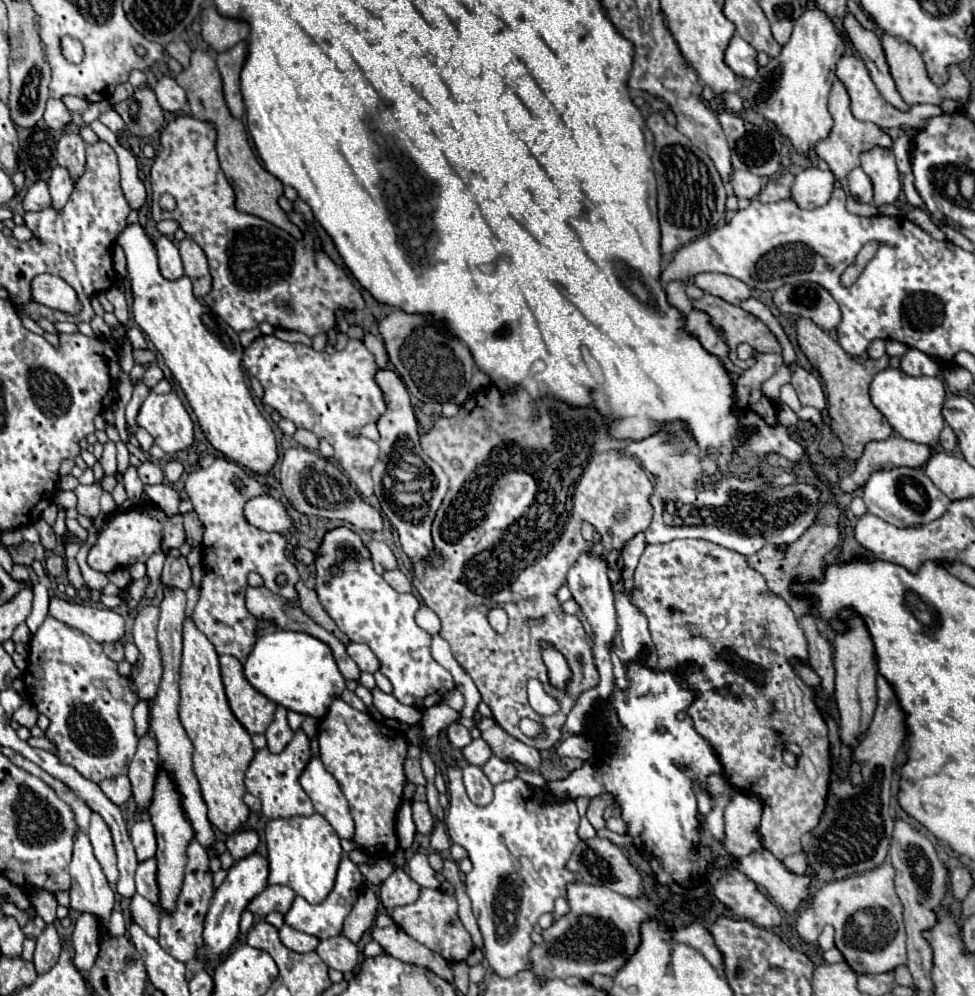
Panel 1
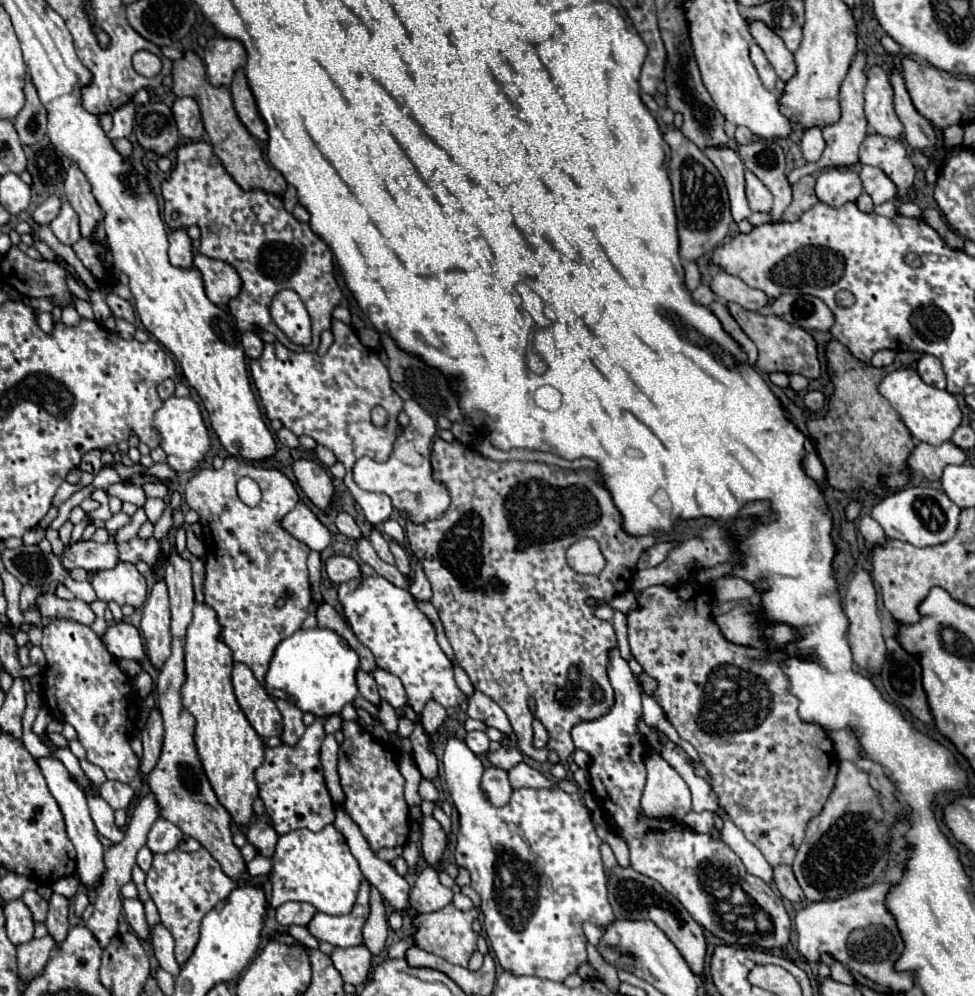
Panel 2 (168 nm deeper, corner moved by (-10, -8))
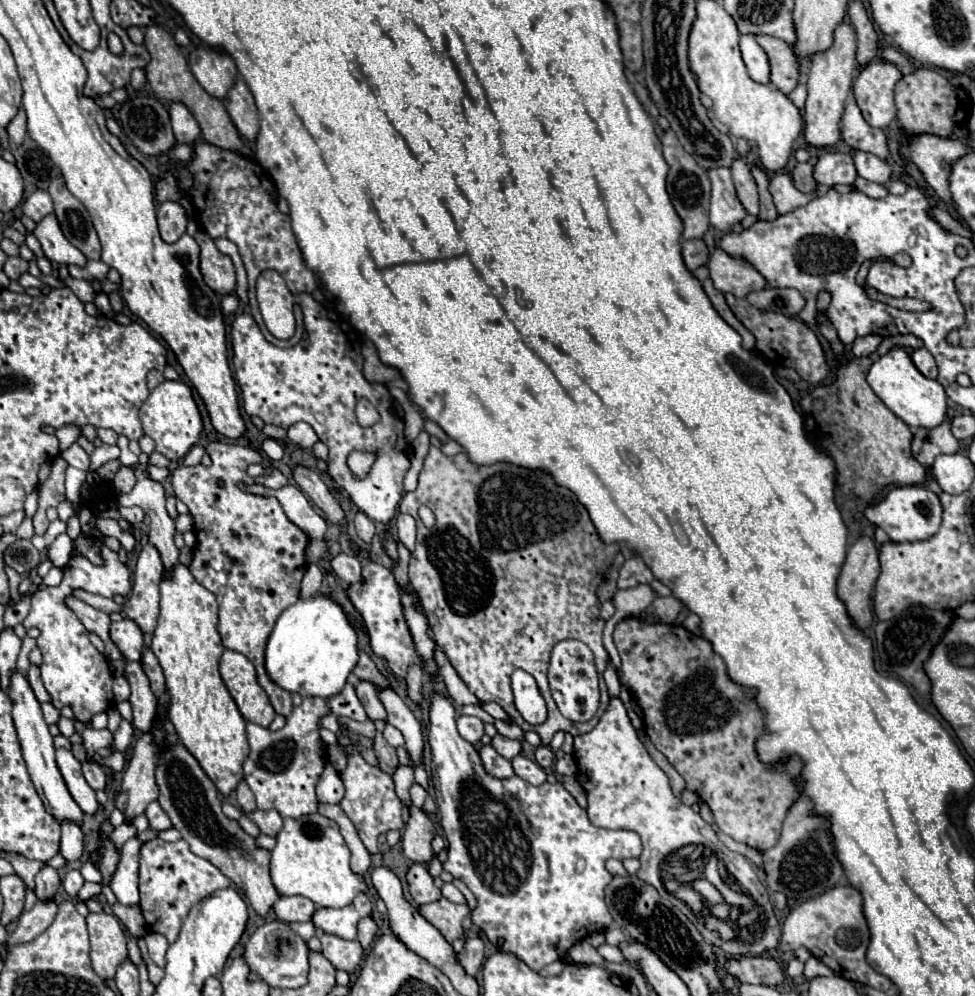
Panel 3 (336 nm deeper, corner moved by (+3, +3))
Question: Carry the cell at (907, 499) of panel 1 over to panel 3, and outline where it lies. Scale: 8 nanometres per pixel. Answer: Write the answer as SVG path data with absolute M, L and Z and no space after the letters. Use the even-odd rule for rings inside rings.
M902 485L888 491L888 495L866 507L866 519L876 527L884 529L896 543L900 541L922 541L932 537L942 523L942 505L936 493L922 485Z

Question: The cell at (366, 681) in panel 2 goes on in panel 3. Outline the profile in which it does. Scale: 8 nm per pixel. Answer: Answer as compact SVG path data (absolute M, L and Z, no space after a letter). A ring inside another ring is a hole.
M360 679L358 685L356 685L356 695L358 695L360 703L364 705L368 717L372 721L374 719L386 719L386 709L382 707L382 703L380 703L380 699L378 699L378 695L376 695L376 691L374 691L374 687L372 687L370 681Z

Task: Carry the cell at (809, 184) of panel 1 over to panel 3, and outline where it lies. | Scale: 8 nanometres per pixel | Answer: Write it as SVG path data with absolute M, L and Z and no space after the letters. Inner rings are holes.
M826 153L814 165L814 181L820 185L852 185L856 179L856 169L852 155L846 153Z

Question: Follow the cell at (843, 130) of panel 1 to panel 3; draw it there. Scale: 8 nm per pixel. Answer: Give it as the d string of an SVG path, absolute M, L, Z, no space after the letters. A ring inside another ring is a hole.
M848 23L836 27L834 45L826 53L812 57L808 77L808 99L804 107L804 137L814 147L832 147L840 139L840 119L850 99L852 81L856 77L856 35Z

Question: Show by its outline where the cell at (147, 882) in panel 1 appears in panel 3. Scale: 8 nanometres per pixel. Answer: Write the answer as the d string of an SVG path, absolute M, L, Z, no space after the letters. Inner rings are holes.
M160 837L146 841L140 849L140 907L150 931L162 933L168 943L174 943L188 909L212 895L218 889L230 885L230 879L214 867L210 861L194 855L184 839L166 843Z

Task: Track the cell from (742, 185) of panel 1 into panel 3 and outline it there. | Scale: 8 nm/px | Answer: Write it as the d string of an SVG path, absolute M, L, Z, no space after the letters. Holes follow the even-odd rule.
M736 157L732 161L732 179L736 185L736 193L738 199L742 201L744 209L752 215L758 215L758 189L756 189L756 181L750 173L750 167L744 163L742 157Z

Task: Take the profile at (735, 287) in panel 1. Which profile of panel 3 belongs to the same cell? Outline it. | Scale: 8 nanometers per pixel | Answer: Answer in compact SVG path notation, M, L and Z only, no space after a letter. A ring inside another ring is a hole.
M716 249L708 261L710 279L714 287L722 293L732 293L734 297L746 297L752 291L766 287L764 277L744 259L732 259L722 249Z

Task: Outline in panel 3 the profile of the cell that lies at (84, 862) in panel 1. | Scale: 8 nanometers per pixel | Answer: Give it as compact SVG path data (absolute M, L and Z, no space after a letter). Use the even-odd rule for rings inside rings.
M18 671L14 673L12 677L12 685L10 685L10 691L8 691L8 697L12 699L14 703L14 709L12 709L12 717L14 717L14 725L16 725L16 731L18 731L18 737L20 737L20 745L22 745L22 755L24 755L24 761L26 761L26 767L28 767L28 775L46 807L46 811L50 815L54 815L58 819L58 823L64 823L64 821L70 821L74 825L82 825L82 819L84 819L84 813L80 813L80 807L76 805L76 801L72 801L72 795L68 793L68 787L64 785L64 779L60 777L60 769L56 765L56 759L54 759L54 743L52 743L52 735L48 731L48 725L42 717L42 711L40 711L40 703L36 701L30 685L28 685L28 679L24 675L20 675Z

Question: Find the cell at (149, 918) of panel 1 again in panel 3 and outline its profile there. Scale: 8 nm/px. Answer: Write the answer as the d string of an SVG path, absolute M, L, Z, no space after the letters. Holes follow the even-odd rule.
M150 931L144 939L146 939L146 943L148 943L148 953L150 953L152 961L154 961L156 965L164 967L164 953L166 953L166 949L168 949L168 941L166 941L166 937L160 935L160 933Z

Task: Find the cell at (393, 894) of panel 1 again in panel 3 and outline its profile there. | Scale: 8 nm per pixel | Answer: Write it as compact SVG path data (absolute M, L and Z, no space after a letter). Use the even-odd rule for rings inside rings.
M414 863L408 873L406 873L406 883L408 883L408 891L412 895L412 899L418 903L418 905L424 905L424 903L432 903L432 901L438 901L442 895L440 895L440 889L434 885L428 869L422 865L422 863Z

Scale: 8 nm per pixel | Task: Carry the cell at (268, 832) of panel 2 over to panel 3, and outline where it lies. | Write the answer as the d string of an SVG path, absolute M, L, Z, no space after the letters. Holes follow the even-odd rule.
M270 809L270 811L254 811L254 813L248 813L248 819L254 821L260 829L260 833L264 835L270 835L274 837L280 829L282 829L282 817Z

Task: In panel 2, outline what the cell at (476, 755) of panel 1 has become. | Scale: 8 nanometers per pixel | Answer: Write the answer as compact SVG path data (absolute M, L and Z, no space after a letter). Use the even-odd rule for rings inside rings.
M503 744L497 752L489 752L487 754L489 762L497 768L503 768L503 770L511 770L515 764L519 764L523 760L523 754L517 746L507 746Z

